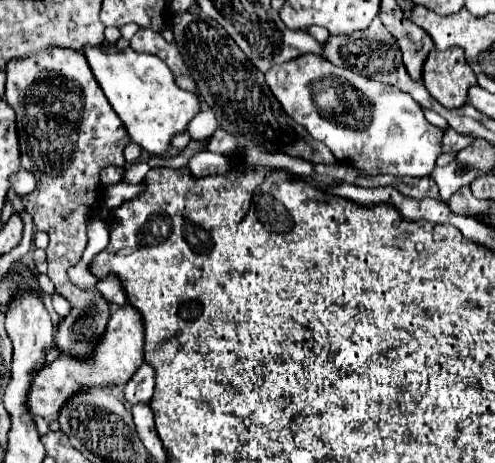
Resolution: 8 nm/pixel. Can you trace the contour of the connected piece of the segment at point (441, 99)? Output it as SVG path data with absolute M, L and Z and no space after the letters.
M460 47L446 51L434 49L424 61L422 81L428 93L444 107L462 107L468 101L468 89L476 85L476 75L464 59Z

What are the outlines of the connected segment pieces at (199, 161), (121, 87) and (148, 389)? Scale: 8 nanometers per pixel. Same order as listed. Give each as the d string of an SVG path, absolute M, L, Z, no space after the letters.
M200 151L194 155L194 159L186 165L194 177L206 177L206 175L218 175L226 173L230 167L230 161L224 155L214 155L210 151Z
M116 45L82 47L82 53L108 103L126 125L130 139L150 155L164 153L170 147L170 139L176 133L186 131L188 121L200 111L200 99L190 91L182 91L176 85L172 71L156 55L136 53L130 47L122 51Z
M142 363L142 367L126 383L124 399L128 405L150 403L152 393L154 393L154 369L148 363Z

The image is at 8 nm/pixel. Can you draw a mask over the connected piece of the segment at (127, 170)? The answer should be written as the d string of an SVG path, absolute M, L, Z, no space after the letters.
M138 161L138 163L132 163L132 165L126 165L124 167L124 183L130 183L130 185L136 185L144 179L144 175L148 173L148 165L144 161Z

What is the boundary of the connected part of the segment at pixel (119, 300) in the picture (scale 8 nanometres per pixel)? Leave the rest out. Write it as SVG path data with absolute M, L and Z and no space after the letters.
M106 277L104 281L98 281L96 283L96 289L104 295L104 299L108 301L108 305L112 305L112 307L122 307L122 305L126 305L126 297L124 297L124 293L122 293L122 289L120 289L120 283L118 283L118 277Z

